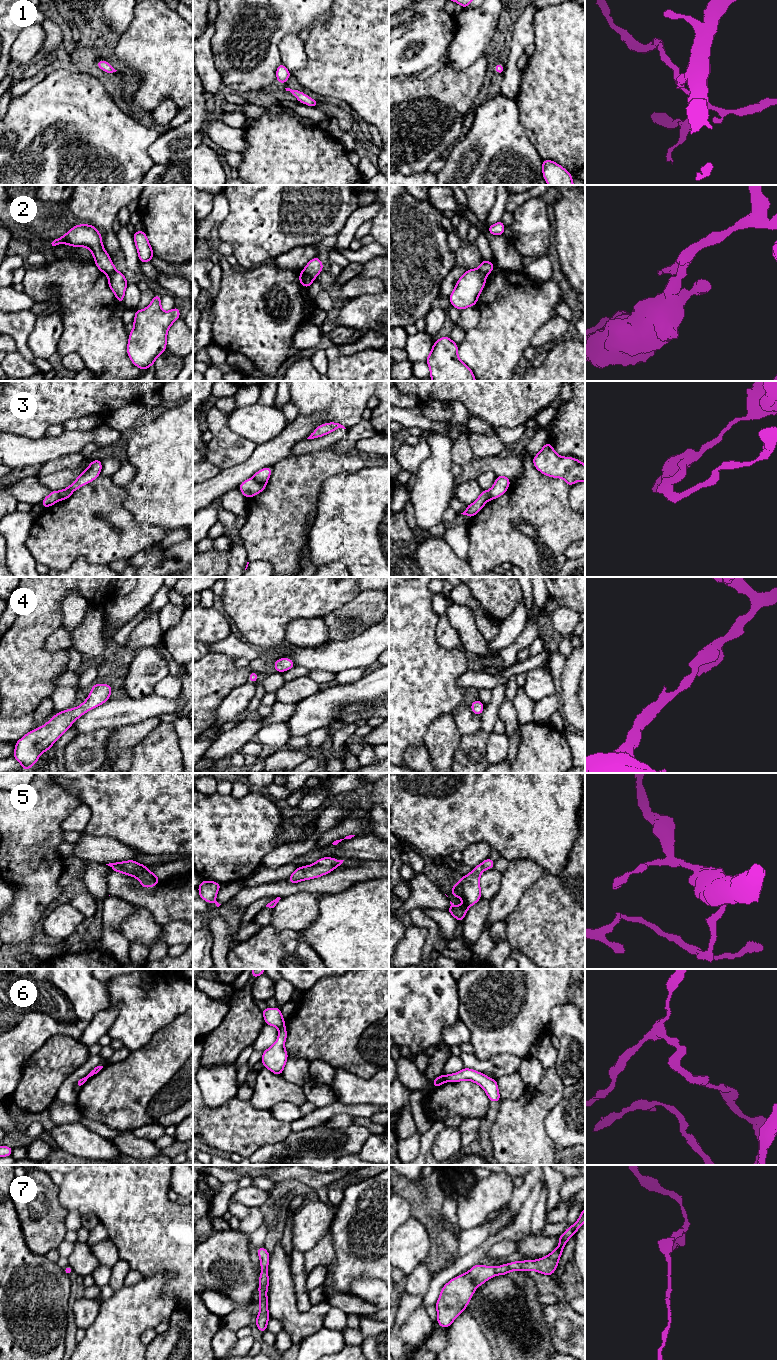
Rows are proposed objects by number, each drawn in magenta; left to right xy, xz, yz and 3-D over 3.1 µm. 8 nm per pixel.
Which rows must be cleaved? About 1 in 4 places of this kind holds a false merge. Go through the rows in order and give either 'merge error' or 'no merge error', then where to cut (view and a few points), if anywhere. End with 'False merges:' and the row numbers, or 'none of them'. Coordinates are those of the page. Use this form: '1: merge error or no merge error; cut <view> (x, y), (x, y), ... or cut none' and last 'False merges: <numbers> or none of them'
1: no merge error; cut none
2: merge error; cut xz (302, 271), (313, 279)
3: merge error; cut xz (253, 477), (258, 481), (266, 482)
4: no merge error; cut none
5: no merge error; cut none
6: merge error; cut yz (445, 1075), (448, 1080)
7: no merge error; cut none
False merges: 2, 3, 6

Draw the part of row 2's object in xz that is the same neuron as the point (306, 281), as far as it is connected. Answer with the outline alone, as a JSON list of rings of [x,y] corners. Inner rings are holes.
[[[303,272],[299,273],[299,282],[302,286],[309,288],[313,282],[313,279]]]

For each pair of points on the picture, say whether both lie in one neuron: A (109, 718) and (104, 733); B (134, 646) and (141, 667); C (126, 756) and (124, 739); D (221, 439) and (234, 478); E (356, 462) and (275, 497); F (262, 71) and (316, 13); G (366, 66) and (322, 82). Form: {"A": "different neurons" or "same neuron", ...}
{"A": "different neurons", "B": "different neurons", "C": "different neurons", "D": "different neurons", "E": "same neuron", "F": "same neuron", "G": "same neuron"}

